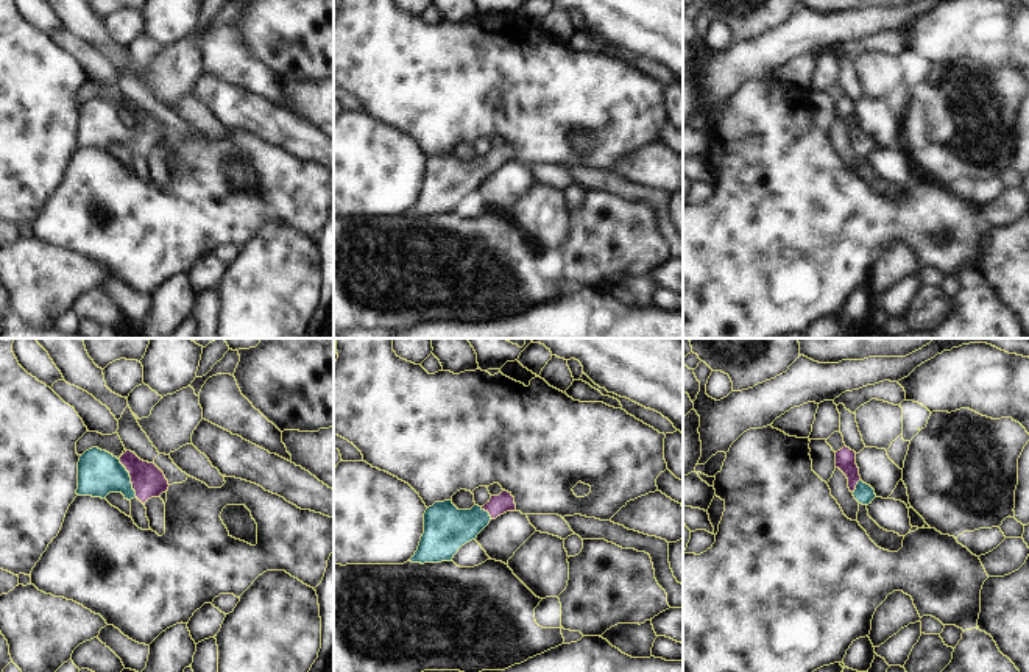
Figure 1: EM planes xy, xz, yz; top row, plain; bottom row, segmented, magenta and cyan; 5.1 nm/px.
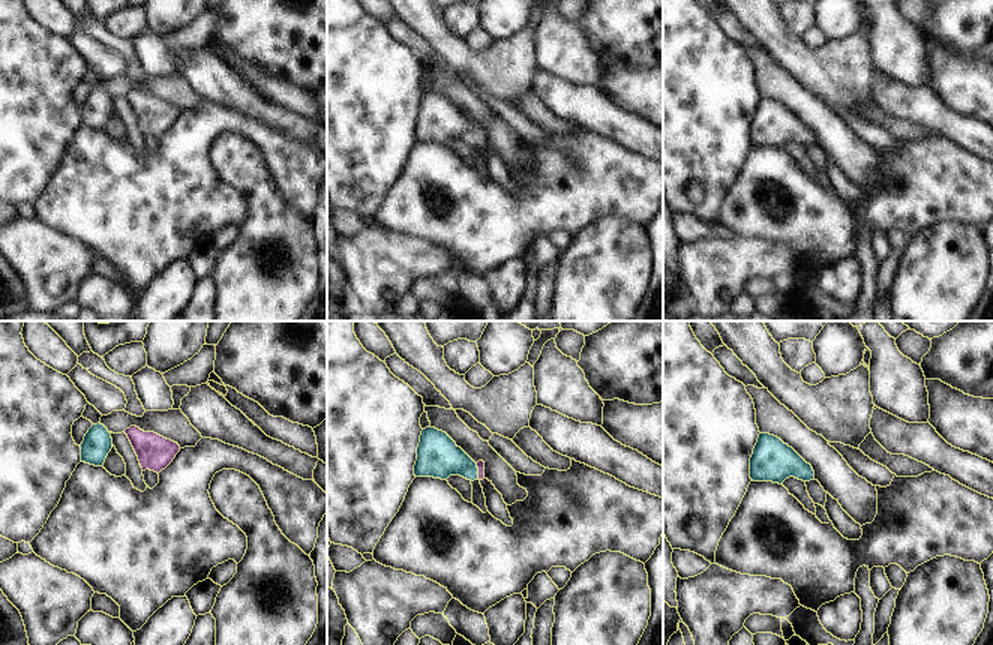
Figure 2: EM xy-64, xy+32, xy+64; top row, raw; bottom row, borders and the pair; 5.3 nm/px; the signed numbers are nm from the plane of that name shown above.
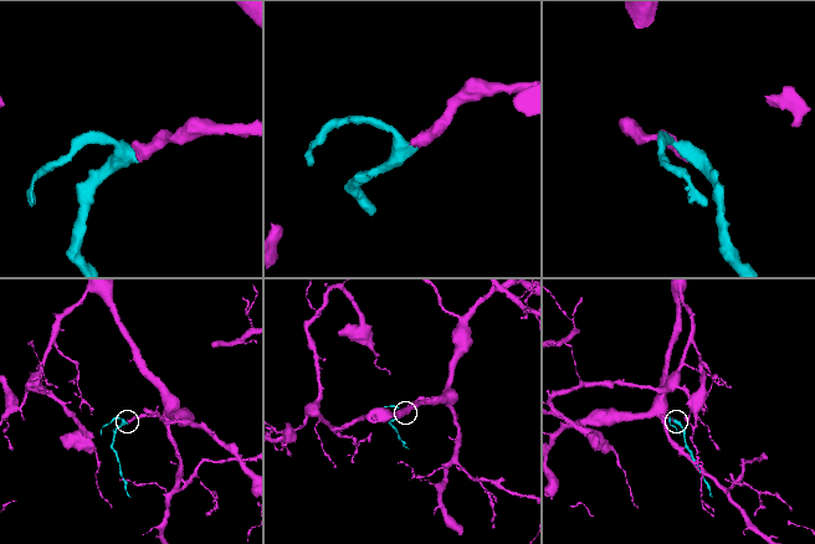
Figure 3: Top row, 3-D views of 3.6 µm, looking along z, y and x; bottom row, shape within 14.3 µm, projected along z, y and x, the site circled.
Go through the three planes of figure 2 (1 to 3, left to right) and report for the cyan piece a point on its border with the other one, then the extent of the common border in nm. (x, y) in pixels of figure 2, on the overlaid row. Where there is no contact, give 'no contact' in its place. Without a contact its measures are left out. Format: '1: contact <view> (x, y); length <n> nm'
1: no contact
2: contact xy+32 (479, 471); length 90 nm
3: no contact

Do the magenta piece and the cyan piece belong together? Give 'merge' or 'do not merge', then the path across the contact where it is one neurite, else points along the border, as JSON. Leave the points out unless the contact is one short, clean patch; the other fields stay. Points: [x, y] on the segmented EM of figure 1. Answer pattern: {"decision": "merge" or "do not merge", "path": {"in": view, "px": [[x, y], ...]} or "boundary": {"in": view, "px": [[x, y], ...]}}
{"decision": "merge", "path": {"in": "xy", "px": [[148, 481], [131, 479], [100, 473]]}}

